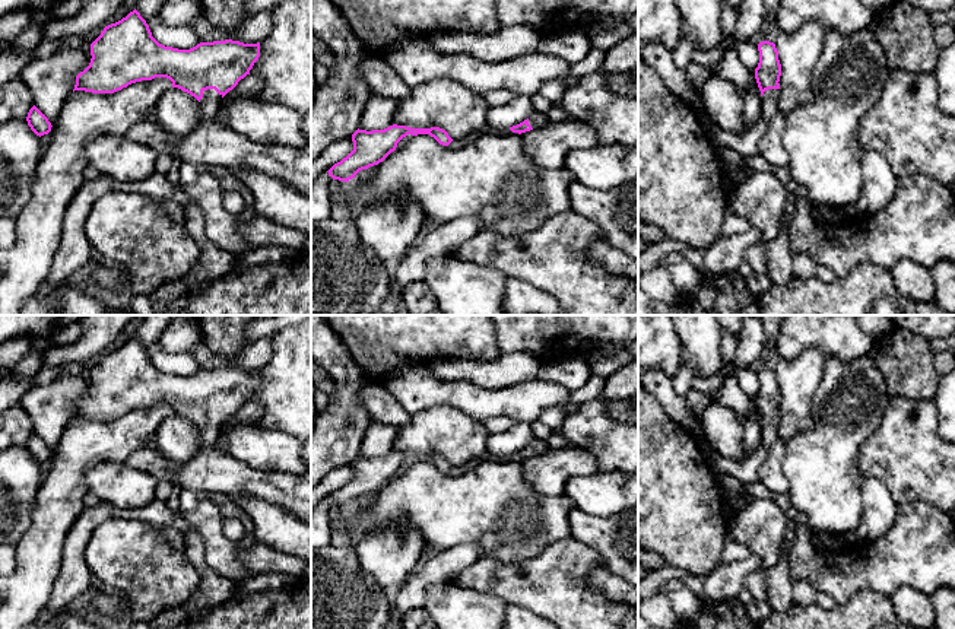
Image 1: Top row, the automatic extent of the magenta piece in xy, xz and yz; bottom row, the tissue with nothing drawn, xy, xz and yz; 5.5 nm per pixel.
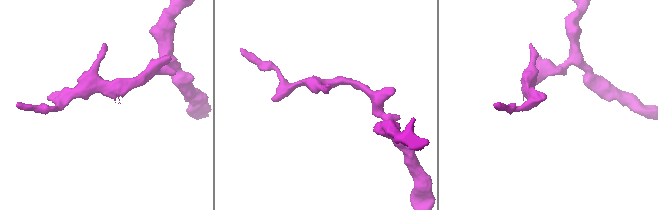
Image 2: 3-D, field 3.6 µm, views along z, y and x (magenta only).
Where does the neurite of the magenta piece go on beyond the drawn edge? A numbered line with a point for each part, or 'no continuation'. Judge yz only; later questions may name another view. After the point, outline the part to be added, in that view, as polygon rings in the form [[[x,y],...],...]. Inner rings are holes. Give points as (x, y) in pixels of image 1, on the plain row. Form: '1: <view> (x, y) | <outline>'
1: yz (770, 426) | [[[768,416],[762,422],[761,444],[770,448],[778,439],[780,416]]]

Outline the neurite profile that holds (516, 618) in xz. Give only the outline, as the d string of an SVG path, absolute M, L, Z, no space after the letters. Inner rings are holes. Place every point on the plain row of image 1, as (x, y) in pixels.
M507 606L504 629L558 629L558 628L548 619L537 616L524 607Z

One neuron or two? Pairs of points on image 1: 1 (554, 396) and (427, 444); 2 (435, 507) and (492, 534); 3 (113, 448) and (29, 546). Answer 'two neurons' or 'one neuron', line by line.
1: two neurons
2: one neuron
3: one neuron

